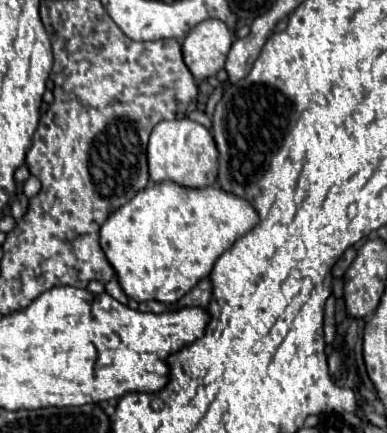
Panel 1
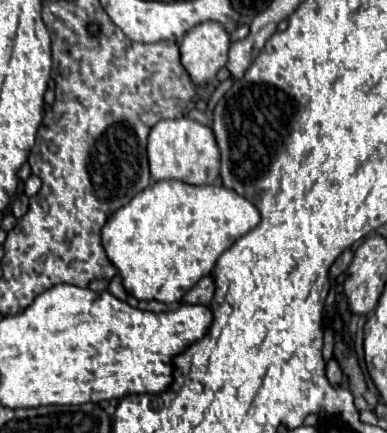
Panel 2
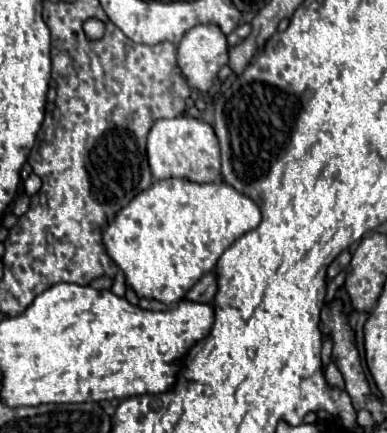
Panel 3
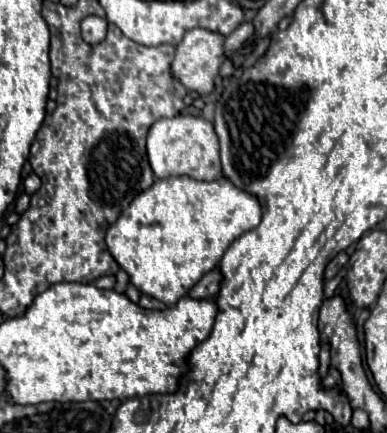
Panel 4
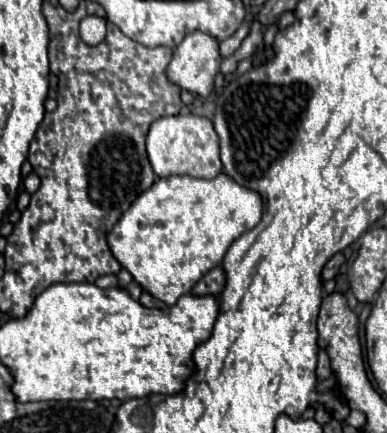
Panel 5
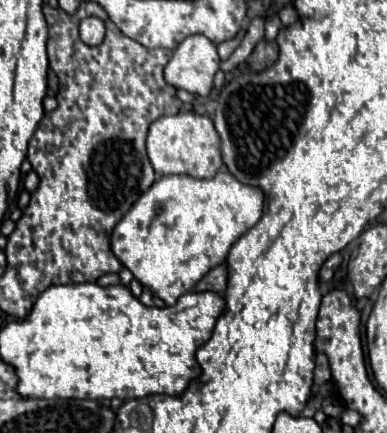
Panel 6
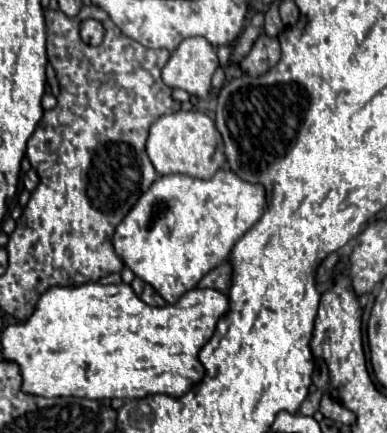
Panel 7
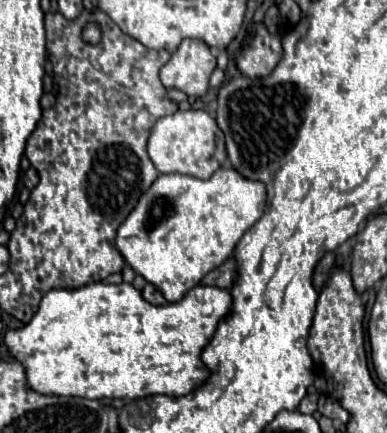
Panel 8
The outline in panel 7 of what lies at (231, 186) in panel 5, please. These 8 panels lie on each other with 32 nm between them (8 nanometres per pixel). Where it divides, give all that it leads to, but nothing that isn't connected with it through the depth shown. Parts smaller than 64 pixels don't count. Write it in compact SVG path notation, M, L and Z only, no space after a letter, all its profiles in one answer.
M218 170L210 180L198 180L186 174L158 176L156 182L140 196L132 210L118 224L112 244L120 260L138 276L144 284L150 284L168 304L174 304L182 294L196 288L200 278L220 266L236 240L250 230L264 214L266 196L260 184L244 184L234 172Z

